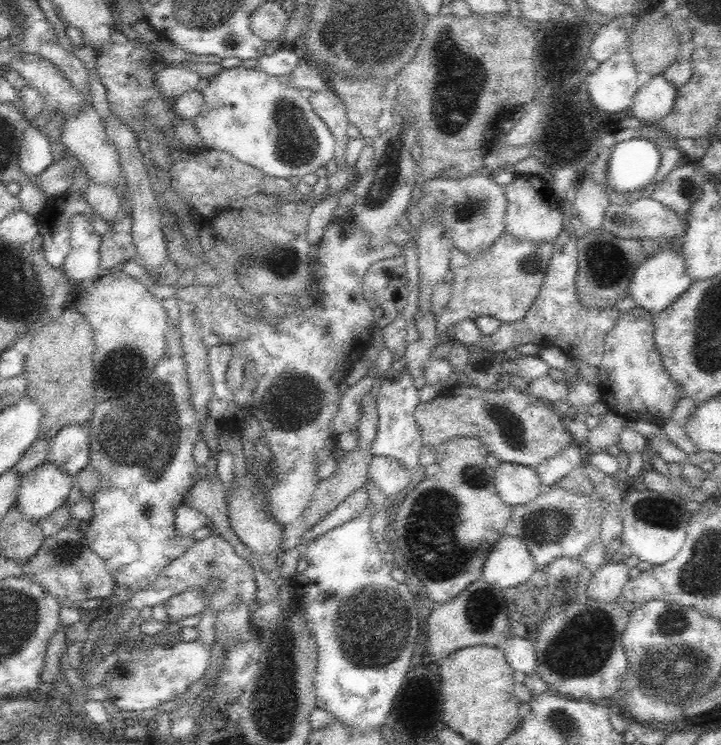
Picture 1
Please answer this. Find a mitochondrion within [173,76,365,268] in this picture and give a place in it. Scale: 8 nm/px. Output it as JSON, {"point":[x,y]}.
{"point":[297,147]}

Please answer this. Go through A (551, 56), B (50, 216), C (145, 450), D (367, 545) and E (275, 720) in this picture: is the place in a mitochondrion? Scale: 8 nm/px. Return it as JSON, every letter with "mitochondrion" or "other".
{"A":"other","B":"other","C":"mitochondrion","D":"other","E":"mitochondrion"}

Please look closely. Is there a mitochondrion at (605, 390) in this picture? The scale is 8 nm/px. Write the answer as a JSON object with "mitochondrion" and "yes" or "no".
{"mitochondrion":"no"}

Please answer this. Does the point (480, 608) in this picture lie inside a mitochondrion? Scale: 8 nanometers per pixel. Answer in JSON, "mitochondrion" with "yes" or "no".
{"mitochondrion":"yes"}

